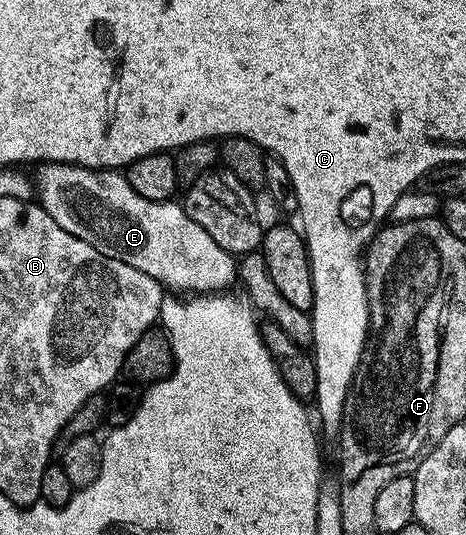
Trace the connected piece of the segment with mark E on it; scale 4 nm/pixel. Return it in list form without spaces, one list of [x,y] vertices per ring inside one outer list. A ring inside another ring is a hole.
[[[41,164],[36,167],[35,194],[39,205],[45,209],[63,228],[63,232],[71,232],[79,240],[91,244],[103,256],[111,260],[119,260],[131,268],[139,268],[147,276],[161,283],[162,287],[173,292],[186,290],[189,296],[208,296],[220,294],[230,289],[232,282],[239,278],[239,262],[234,255],[228,254],[211,236],[206,229],[199,228],[191,216],[187,216],[184,205],[176,201],[152,202],[143,200],[135,188],[131,188],[128,177],[115,170],[92,170],[86,166],[63,166],[60,164]]]

